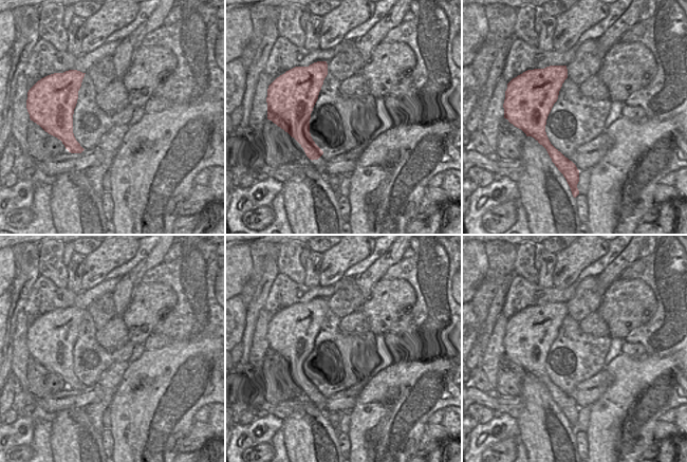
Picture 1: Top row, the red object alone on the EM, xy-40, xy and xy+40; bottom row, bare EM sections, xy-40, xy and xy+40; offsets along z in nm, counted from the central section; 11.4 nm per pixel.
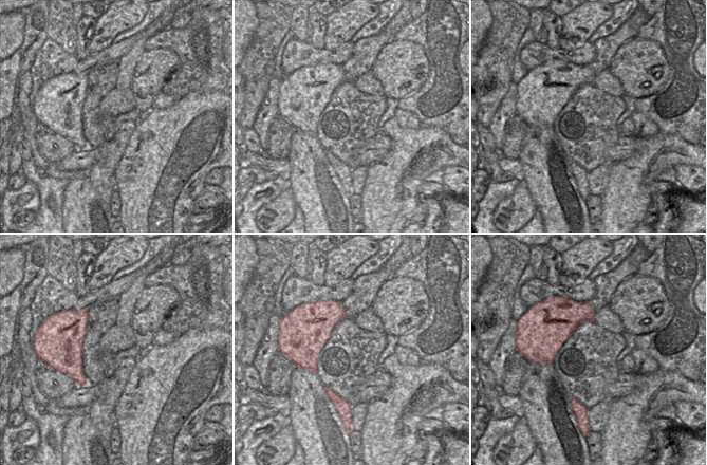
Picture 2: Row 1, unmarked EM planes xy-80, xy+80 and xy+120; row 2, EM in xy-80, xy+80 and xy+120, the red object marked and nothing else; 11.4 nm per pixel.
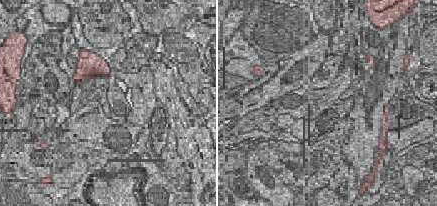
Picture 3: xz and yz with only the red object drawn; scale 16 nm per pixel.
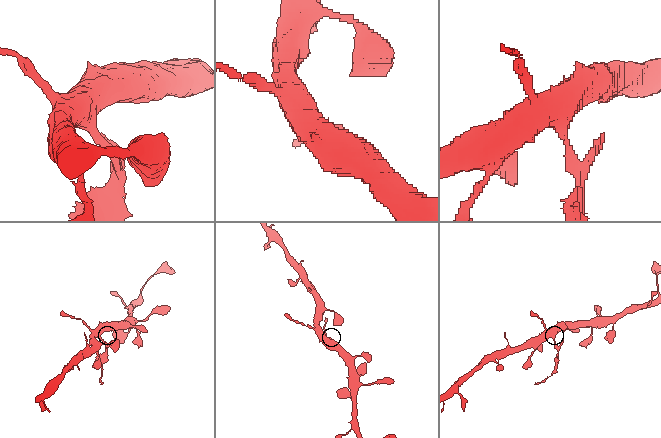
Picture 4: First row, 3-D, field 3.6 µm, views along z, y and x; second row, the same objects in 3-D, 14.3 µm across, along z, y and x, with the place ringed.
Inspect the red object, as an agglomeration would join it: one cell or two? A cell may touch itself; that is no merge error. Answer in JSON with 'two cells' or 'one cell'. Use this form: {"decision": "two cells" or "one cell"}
{"decision": "two cells"}

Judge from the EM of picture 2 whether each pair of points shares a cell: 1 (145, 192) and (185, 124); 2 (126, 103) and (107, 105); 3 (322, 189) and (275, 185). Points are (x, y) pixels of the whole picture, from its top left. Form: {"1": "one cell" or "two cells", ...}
{"1": "one cell", "2": "one cell", "3": "two cells"}

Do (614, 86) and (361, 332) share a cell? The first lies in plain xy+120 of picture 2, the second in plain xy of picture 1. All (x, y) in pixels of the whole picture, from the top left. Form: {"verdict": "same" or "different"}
{"verdict": "same"}

